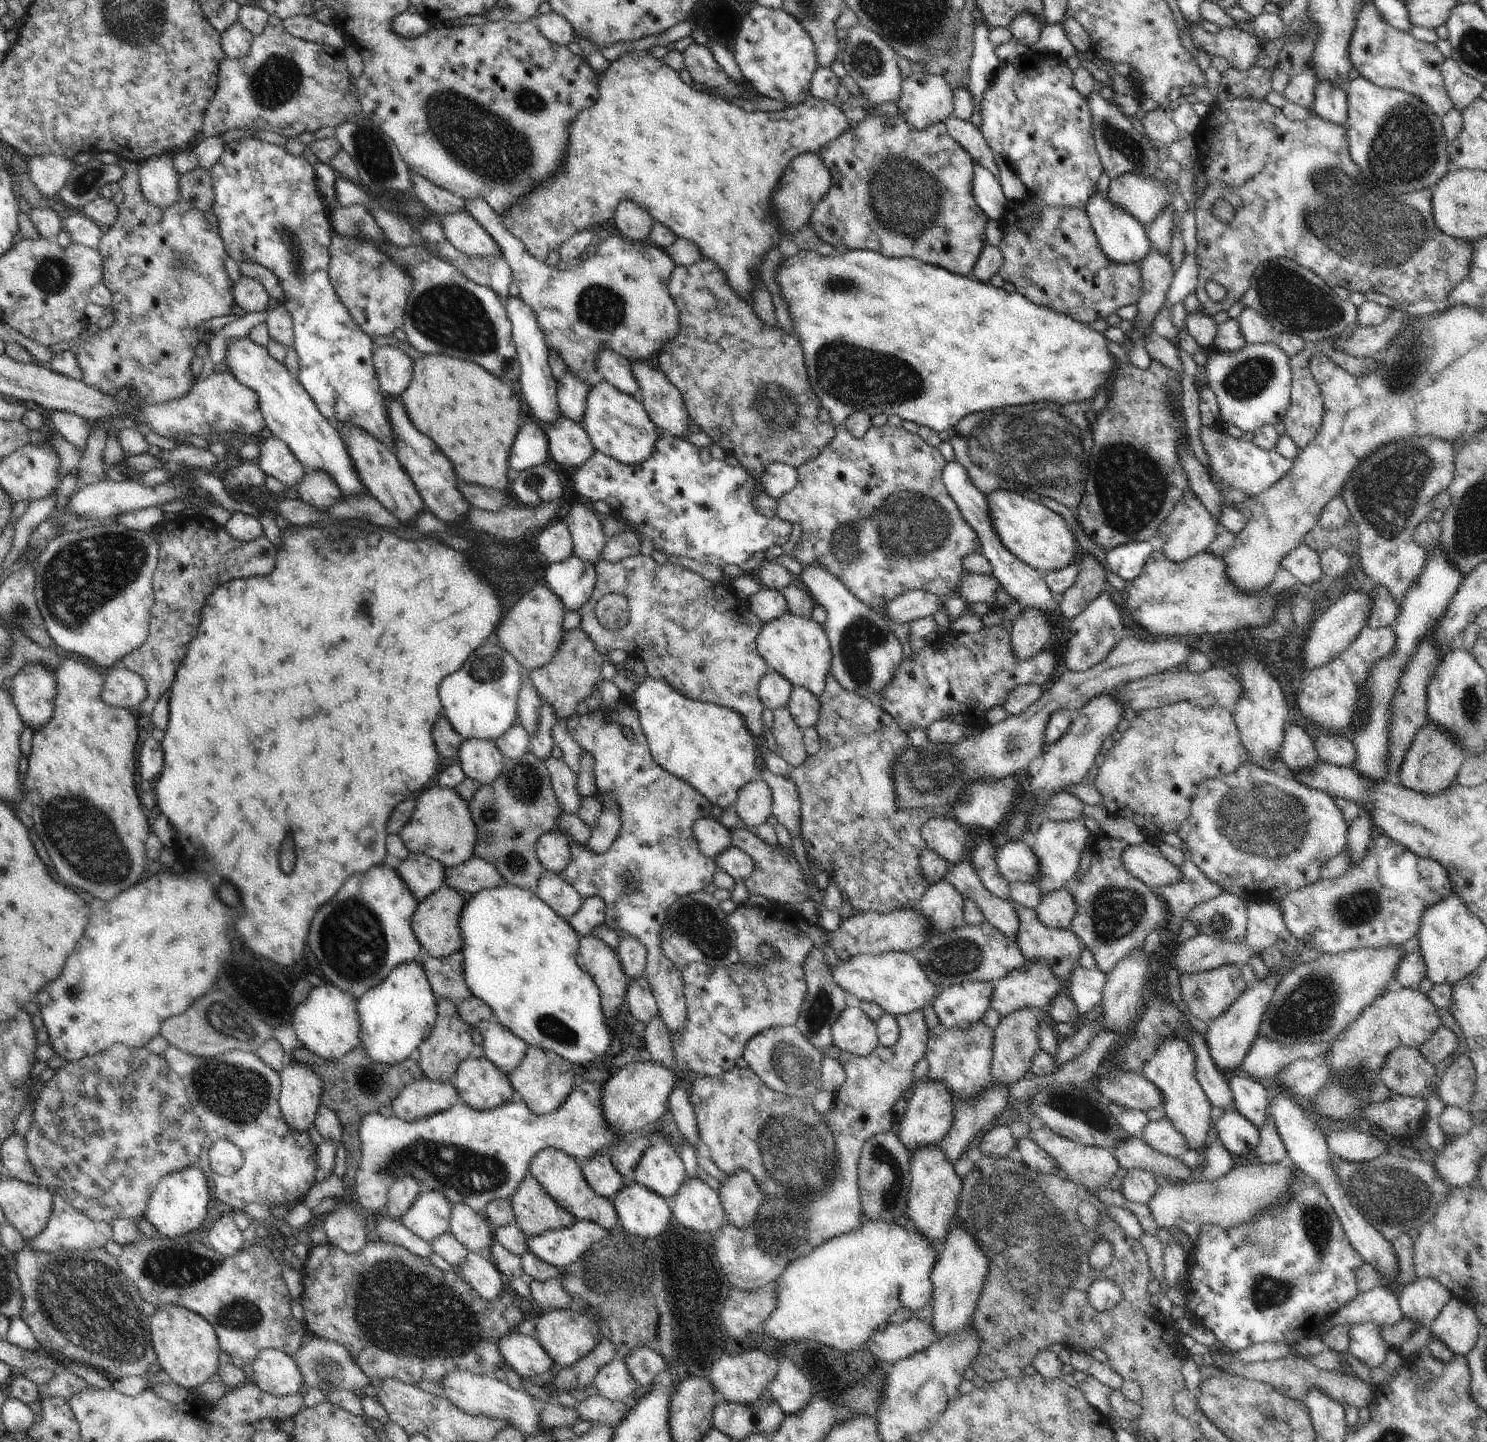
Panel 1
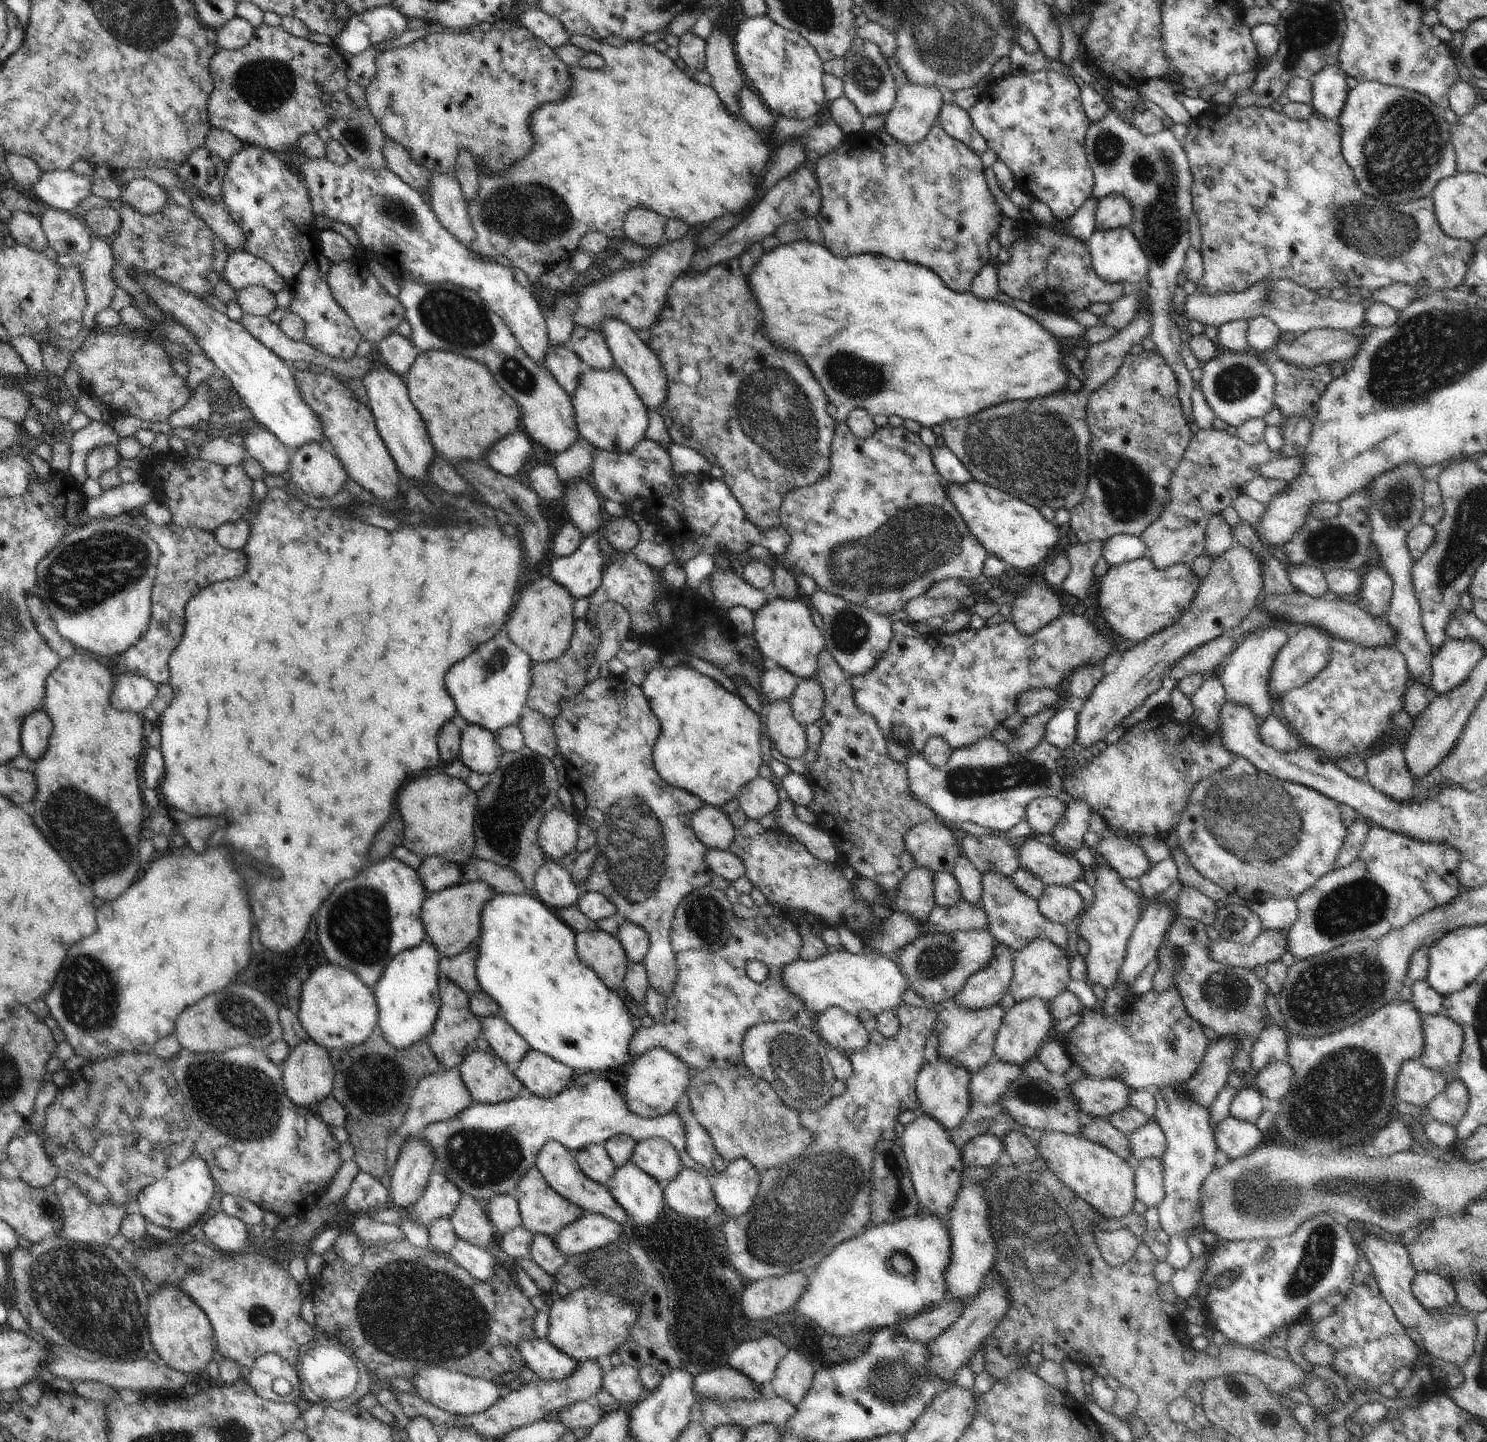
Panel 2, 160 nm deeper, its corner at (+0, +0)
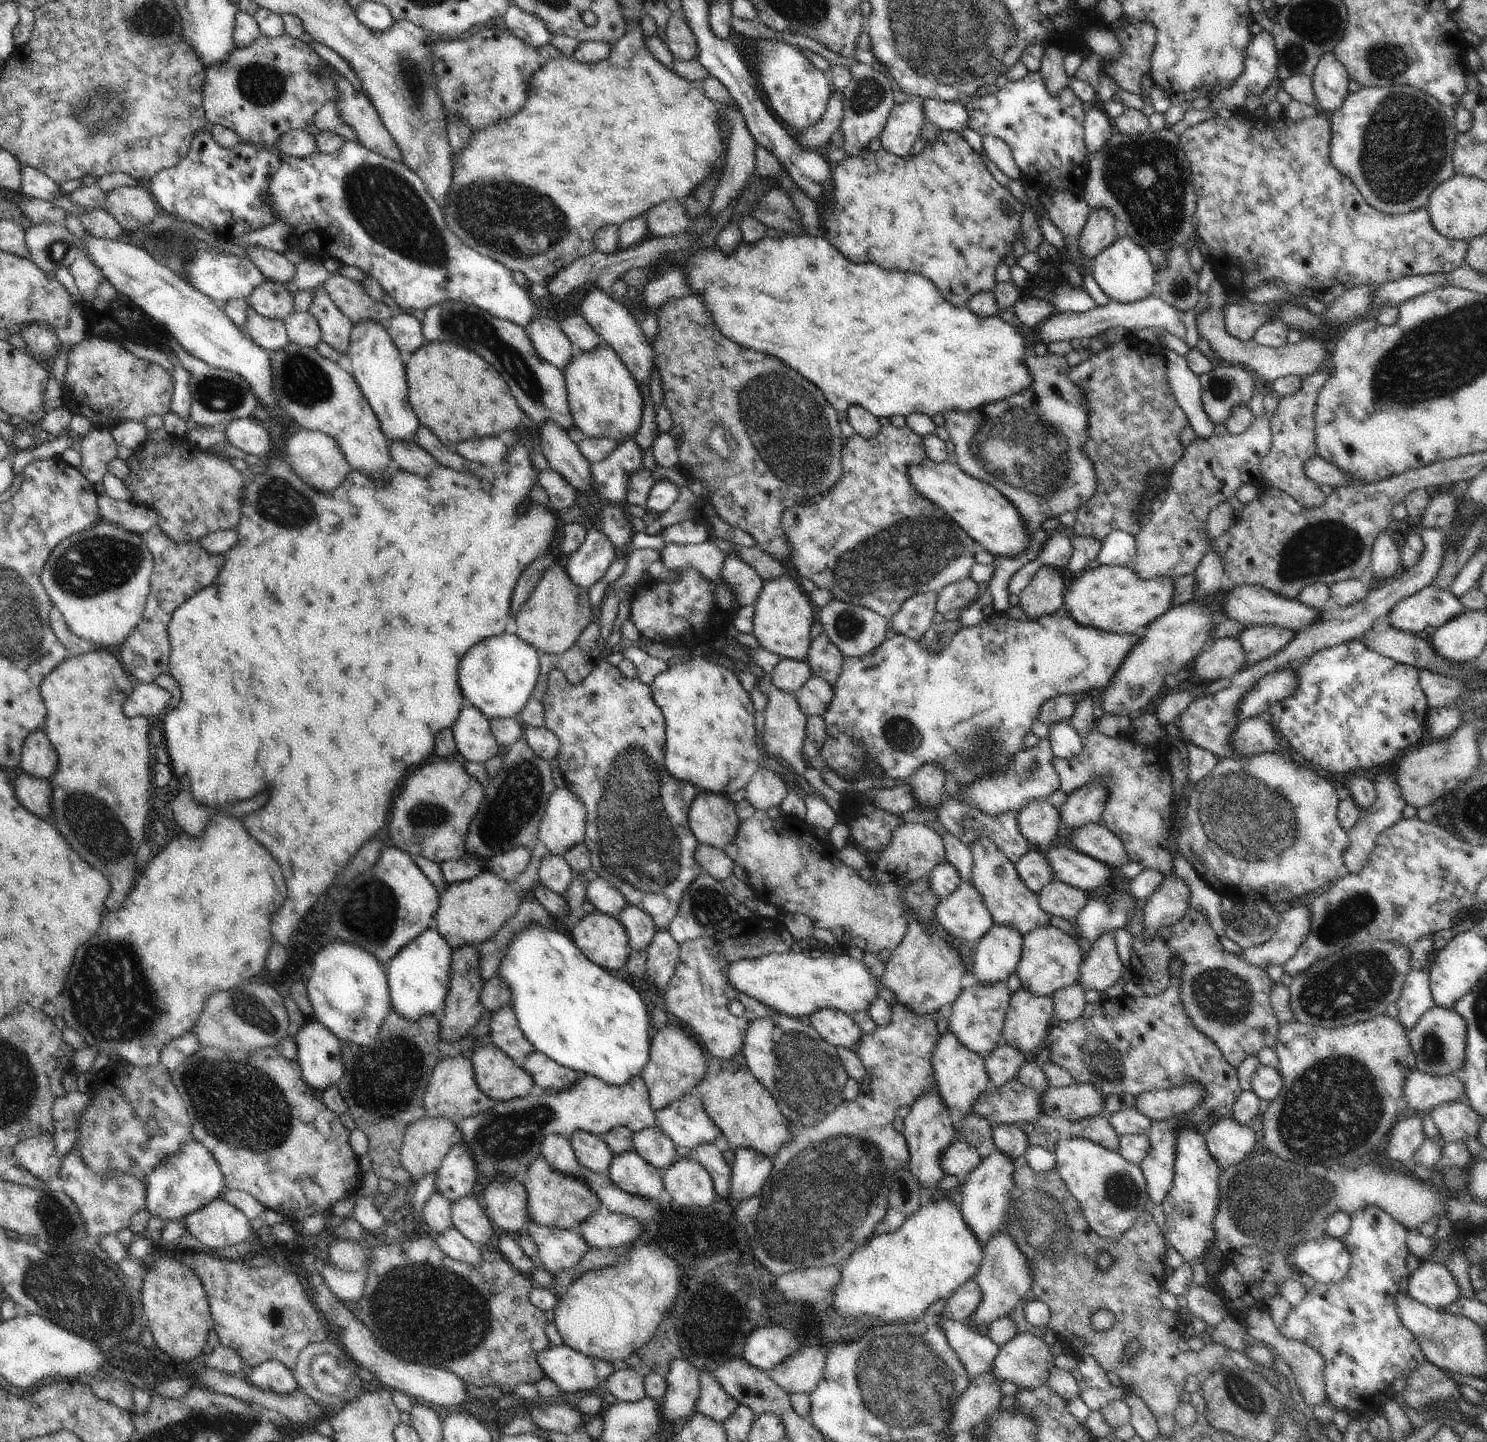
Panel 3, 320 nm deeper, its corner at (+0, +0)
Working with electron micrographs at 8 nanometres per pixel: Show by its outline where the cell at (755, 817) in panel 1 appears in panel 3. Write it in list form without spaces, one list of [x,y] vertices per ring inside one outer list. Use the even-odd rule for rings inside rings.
[[[761,768],[747,784],[746,799],[758,811],[767,811],[773,806],[780,806],[782,800],[788,796],[786,780],[776,772]]]

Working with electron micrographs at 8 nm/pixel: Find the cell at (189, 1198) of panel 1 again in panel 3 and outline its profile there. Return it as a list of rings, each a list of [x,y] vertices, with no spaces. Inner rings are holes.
[[[192,1138],[186,1141],[180,1152],[170,1155],[154,1167],[146,1177],[146,1185],[145,1207],[151,1216],[162,1219],[164,1224],[194,1214],[225,1191],[224,1175],[219,1162],[202,1143]]]

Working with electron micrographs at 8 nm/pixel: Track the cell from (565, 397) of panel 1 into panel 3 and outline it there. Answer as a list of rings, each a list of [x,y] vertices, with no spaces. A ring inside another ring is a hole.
[[[536,315],[525,328],[535,351],[556,368],[569,365],[574,345],[556,320]]]

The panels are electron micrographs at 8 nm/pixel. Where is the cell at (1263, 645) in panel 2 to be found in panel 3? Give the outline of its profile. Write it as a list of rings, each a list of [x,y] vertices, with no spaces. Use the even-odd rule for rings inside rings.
[[[1252,625],[1238,636],[1246,653],[1245,668],[1274,656],[1294,637],[1295,630],[1280,625]]]

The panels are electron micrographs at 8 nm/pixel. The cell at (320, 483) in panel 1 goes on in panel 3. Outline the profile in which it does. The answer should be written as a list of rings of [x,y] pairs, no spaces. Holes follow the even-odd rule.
[[[302,428],[288,440],[286,452],[295,474],[322,492],[334,491],[353,470],[335,438],[322,431]]]

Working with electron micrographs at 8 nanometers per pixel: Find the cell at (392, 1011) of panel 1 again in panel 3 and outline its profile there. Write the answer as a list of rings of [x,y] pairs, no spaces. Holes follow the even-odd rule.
[[[428,927],[416,940],[402,947],[402,950],[388,963],[387,981],[391,994],[392,1010],[402,1014],[408,1020],[422,1020],[424,1015],[432,1015],[443,1008],[450,984],[449,970],[451,969],[453,948],[443,939],[438,932]]]

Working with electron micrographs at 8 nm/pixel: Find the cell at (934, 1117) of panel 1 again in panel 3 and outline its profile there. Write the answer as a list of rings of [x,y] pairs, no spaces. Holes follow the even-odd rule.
[[[943,1030],[933,1052],[931,1063],[935,1072],[936,1089],[939,1090],[943,1103],[947,1104],[949,1110],[959,1108],[970,1113],[972,1103],[977,1096],[988,1091],[989,1076],[985,1067],[985,1058],[966,1048],[953,1032]]]

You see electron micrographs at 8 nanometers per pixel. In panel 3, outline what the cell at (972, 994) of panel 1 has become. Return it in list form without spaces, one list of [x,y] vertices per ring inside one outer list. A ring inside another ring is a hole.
[[[994,923],[975,944],[974,978],[983,985],[1006,981],[1016,971],[1023,934],[1014,925]]]

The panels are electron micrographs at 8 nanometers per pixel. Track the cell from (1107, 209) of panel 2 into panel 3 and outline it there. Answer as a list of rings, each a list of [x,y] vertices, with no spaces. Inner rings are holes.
[[[1108,209],[1092,210],[1078,239],[1078,248],[1086,259],[1096,258],[1116,242],[1115,216]]]

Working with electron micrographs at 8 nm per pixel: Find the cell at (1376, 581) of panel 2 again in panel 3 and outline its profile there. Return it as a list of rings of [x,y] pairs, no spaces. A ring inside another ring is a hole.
[[[1387,530],[1382,531],[1373,544],[1369,574],[1373,574],[1376,580],[1386,582],[1384,579],[1394,576],[1400,564],[1401,551],[1396,547],[1394,538]]]

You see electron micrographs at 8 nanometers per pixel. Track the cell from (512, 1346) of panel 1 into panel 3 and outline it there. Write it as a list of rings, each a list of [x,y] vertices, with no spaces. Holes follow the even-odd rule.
[[[568,1345],[552,1346],[552,1348],[542,1351],[537,1356],[537,1361],[543,1372],[546,1373],[546,1377],[556,1382],[563,1392],[590,1393],[602,1380],[606,1380],[615,1371],[610,1361],[588,1356]]]

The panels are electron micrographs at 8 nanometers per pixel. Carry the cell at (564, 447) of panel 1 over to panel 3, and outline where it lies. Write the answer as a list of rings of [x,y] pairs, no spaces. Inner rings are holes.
[[[446,301],[421,313],[422,332],[428,342],[455,342],[486,358],[508,382],[521,408],[535,423],[552,419],[567,431],[574,426],[563,370],[544,360],[533,347],[526,330],[476,305],[462,301]]]

